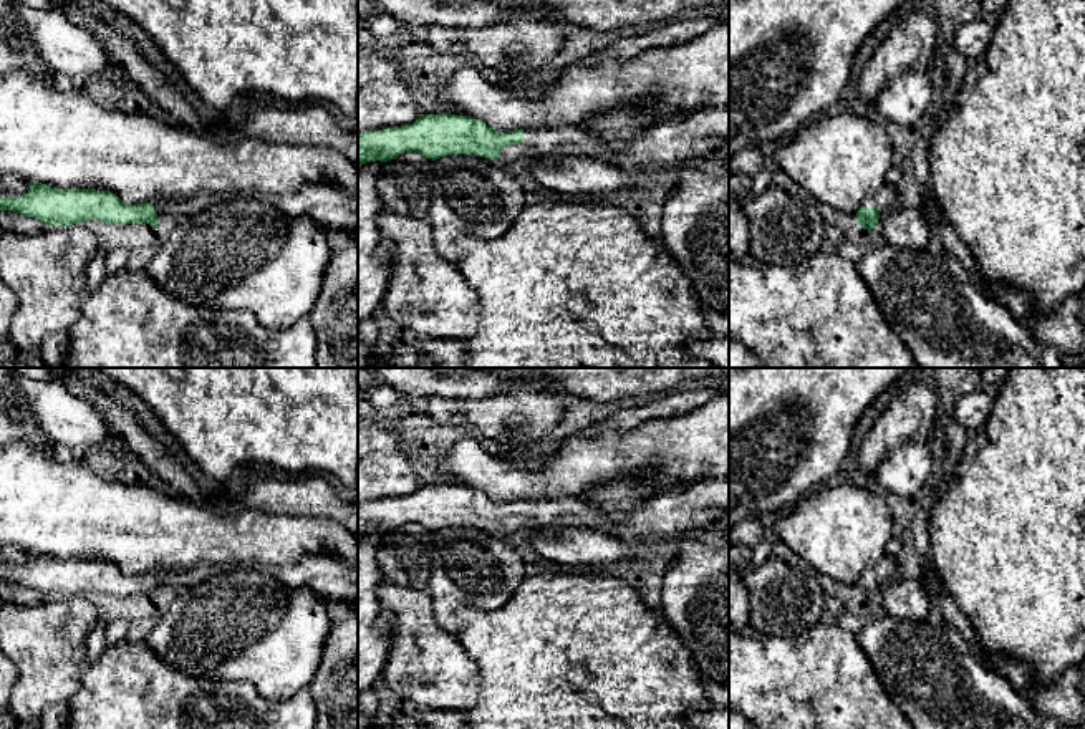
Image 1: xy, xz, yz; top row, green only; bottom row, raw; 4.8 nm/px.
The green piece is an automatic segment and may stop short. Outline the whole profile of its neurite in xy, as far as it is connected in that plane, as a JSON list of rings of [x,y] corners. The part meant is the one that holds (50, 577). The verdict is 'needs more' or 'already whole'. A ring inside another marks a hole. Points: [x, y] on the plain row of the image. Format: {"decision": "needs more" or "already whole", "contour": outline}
{"decision": "needs more", "contour": [[[30,553],[30,562],[20,568],[0,568],[0,582],[38,590],[45,598],[83,595],[96,590],[106,595],[146,593],[152,600],[177,590],[190,588],[212,575],[235,568],[255,568],[282,580],[285,585],[313,588],[328,601],[358,603],[358,572],[348,563],[328,557],[306,557],[293,565],[199,565],[187,572],[154,572],[126,577],[116,565],[96,560],[55,560],[48,555]]]}

